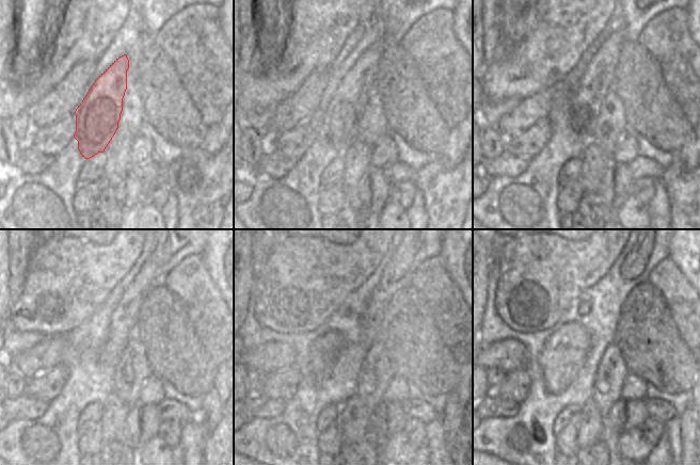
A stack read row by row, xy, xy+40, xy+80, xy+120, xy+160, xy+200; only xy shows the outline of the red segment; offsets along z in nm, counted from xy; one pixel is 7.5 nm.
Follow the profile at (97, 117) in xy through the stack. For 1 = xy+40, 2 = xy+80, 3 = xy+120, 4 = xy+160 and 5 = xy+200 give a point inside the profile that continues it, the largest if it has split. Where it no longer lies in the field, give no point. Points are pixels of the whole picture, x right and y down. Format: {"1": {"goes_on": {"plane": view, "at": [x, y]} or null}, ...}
{"1": {"goes_on": {"plane": "xy+40", "at": [341, 117]}}, "2": {"goes_on": {"plane": "xy+80", "at": [585, 106]}}, "3": {"goes_on": {"plane": "xy+120", "at": [153, 273]}}, "4": {"goes_on": {"plane": "xy+160", "at": [409, 254]}}, "5": {"goes_on": {"plane": "xy+200", "at": [641, 252]}}}

